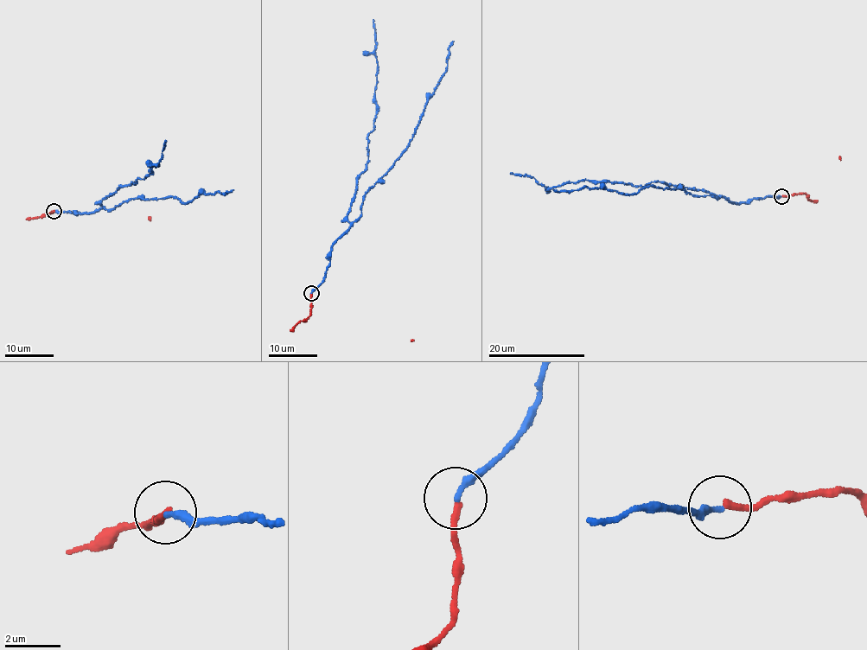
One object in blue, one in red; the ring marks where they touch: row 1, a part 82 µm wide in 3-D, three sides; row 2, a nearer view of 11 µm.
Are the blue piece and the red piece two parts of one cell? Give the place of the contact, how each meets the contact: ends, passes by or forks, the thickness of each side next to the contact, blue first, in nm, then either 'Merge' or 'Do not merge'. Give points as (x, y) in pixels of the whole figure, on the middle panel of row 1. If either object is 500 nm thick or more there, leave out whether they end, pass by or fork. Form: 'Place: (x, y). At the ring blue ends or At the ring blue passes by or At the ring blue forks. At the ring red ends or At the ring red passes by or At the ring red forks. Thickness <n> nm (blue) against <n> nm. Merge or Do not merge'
Place: (311, 293). At the ring blue ends. At the ring red ends. Thickness 240 nm (blue) against 240 nm. Merge

